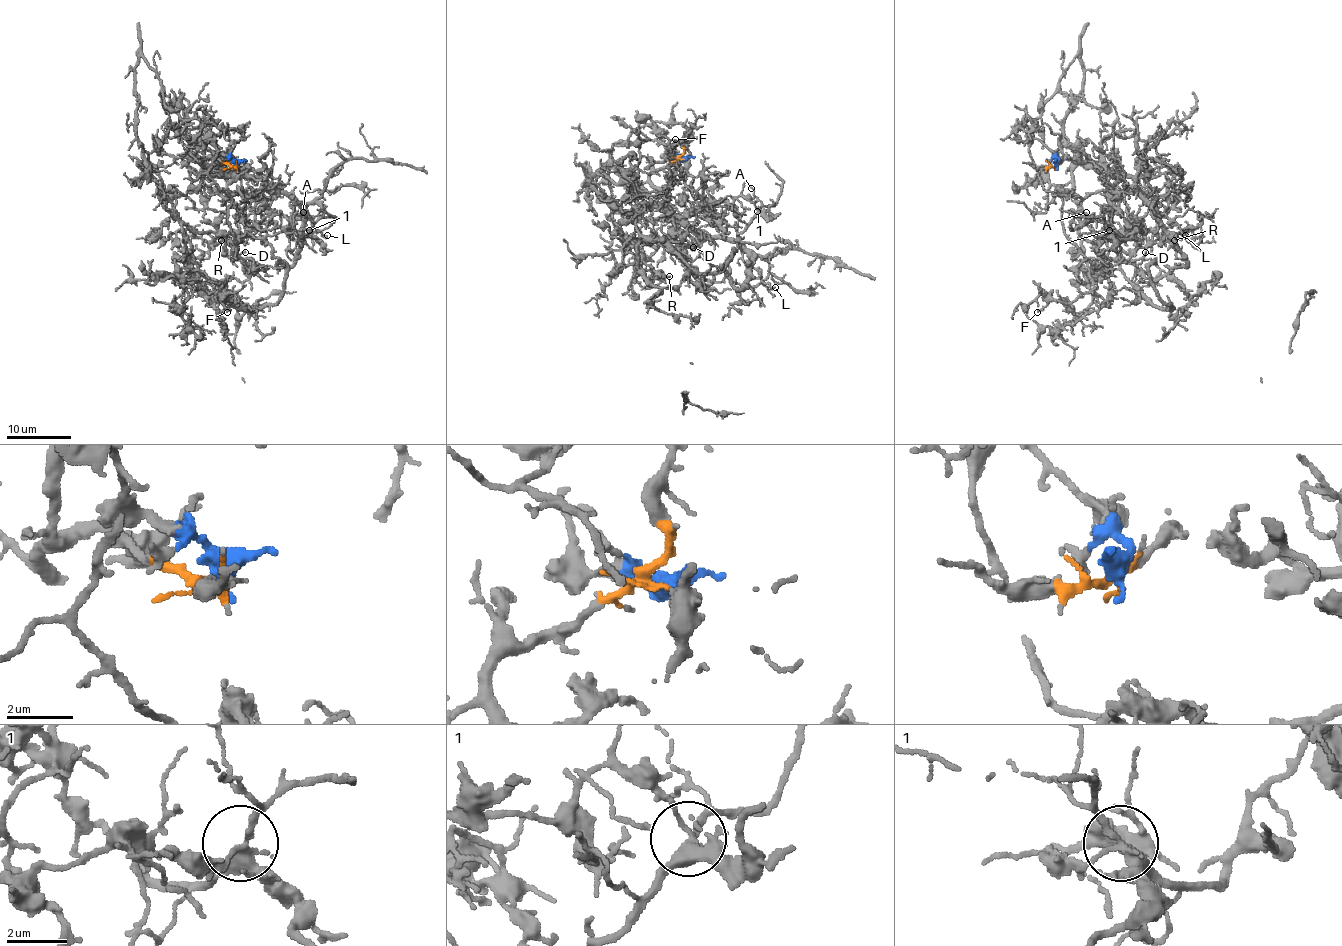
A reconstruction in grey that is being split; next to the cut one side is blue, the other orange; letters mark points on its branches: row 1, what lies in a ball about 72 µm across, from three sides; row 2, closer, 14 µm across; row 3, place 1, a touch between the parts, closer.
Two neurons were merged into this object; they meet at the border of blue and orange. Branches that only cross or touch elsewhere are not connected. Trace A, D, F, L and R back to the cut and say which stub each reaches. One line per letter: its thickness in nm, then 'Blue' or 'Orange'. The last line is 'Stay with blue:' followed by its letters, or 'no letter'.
A: Thickness 80 nm. Orange
D: Thickness 150 nm. Blue
F: Thickness 180 nm. Blue
L: Thickness 160 nm. Orange
R: Thickness 240 nm. Blue
Stay with blue: D, F, R

